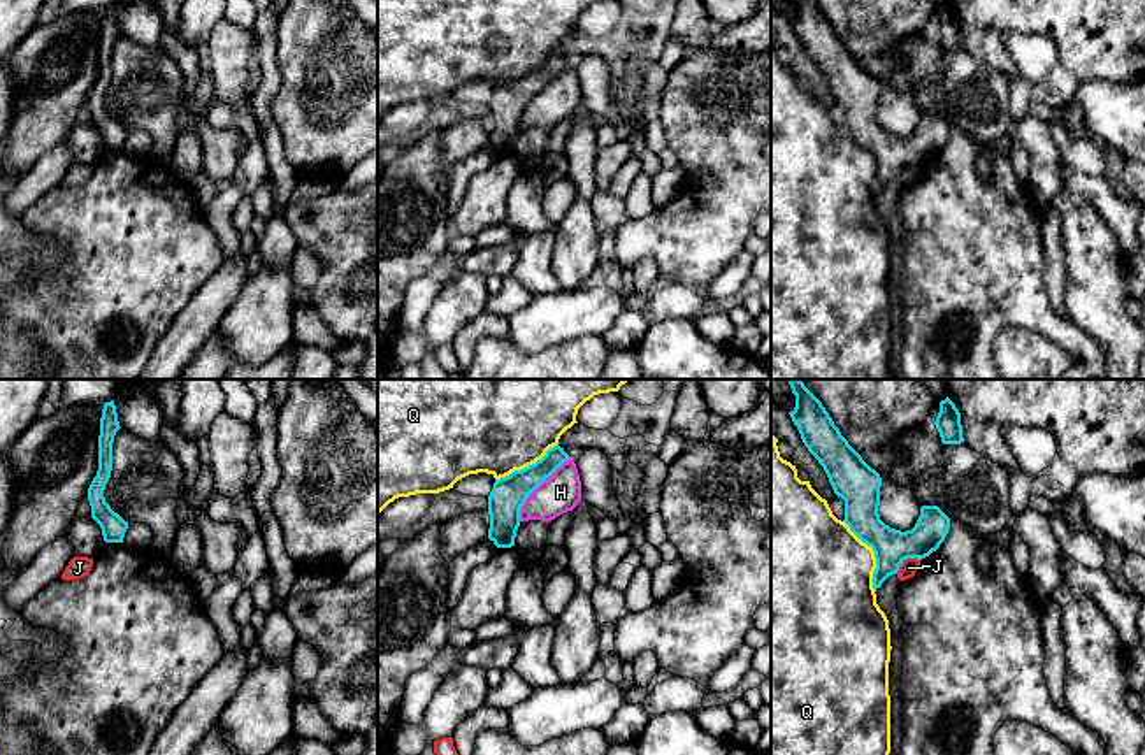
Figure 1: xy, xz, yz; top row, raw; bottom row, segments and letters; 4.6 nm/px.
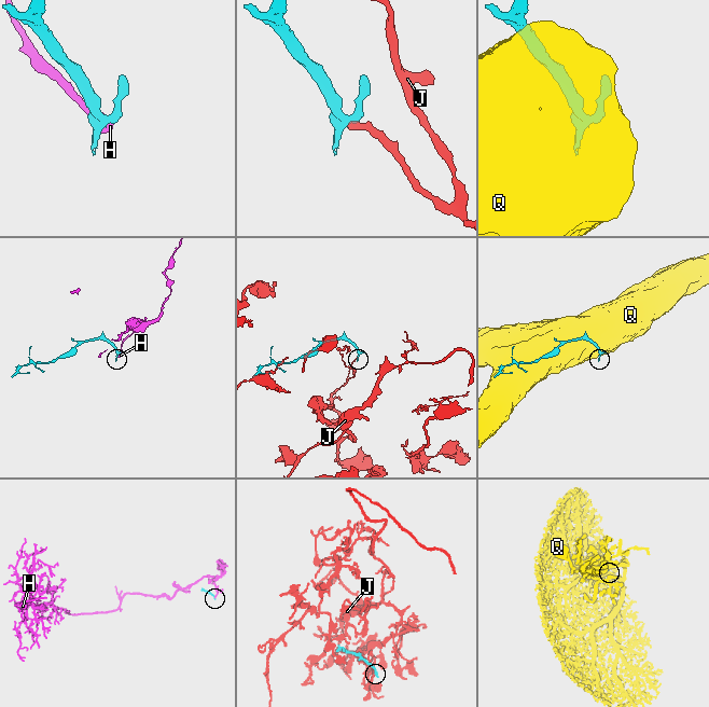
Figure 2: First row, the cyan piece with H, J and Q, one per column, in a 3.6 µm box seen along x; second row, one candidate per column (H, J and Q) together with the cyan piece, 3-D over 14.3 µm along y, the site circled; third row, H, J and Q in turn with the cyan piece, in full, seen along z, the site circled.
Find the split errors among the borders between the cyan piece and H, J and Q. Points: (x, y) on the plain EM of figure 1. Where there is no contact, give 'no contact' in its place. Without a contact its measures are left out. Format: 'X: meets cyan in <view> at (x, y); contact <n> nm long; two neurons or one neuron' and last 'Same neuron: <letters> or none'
H: meets cyan in xz at (536, 93); contact 380 nm long; two neurons
J: meets cyan in yz at (907, 164); contact 130 nm long; two neurons
Q: meets cyan in yz at (875, 162); contact 360 nm long; two neurons
Same neuron: none

